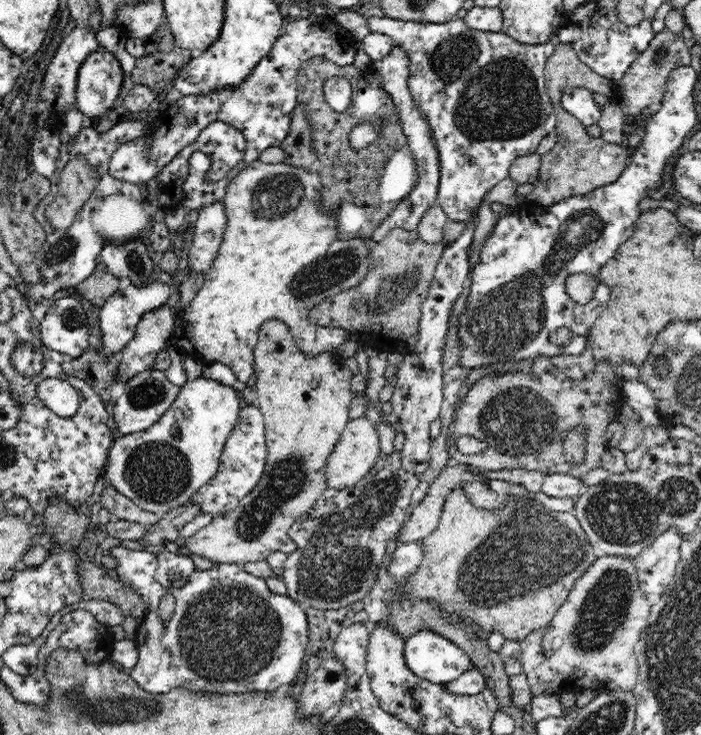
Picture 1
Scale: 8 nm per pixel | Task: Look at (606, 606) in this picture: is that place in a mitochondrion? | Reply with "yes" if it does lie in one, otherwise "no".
yes

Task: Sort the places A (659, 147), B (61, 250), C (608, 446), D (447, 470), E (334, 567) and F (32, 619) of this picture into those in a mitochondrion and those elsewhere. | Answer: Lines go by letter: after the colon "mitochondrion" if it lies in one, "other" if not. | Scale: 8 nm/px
A: other
B: mitochondrion
C: other
D: other
E: mitochondrion
F: mitochondrion

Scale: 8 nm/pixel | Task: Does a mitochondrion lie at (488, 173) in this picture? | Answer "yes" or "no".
no

